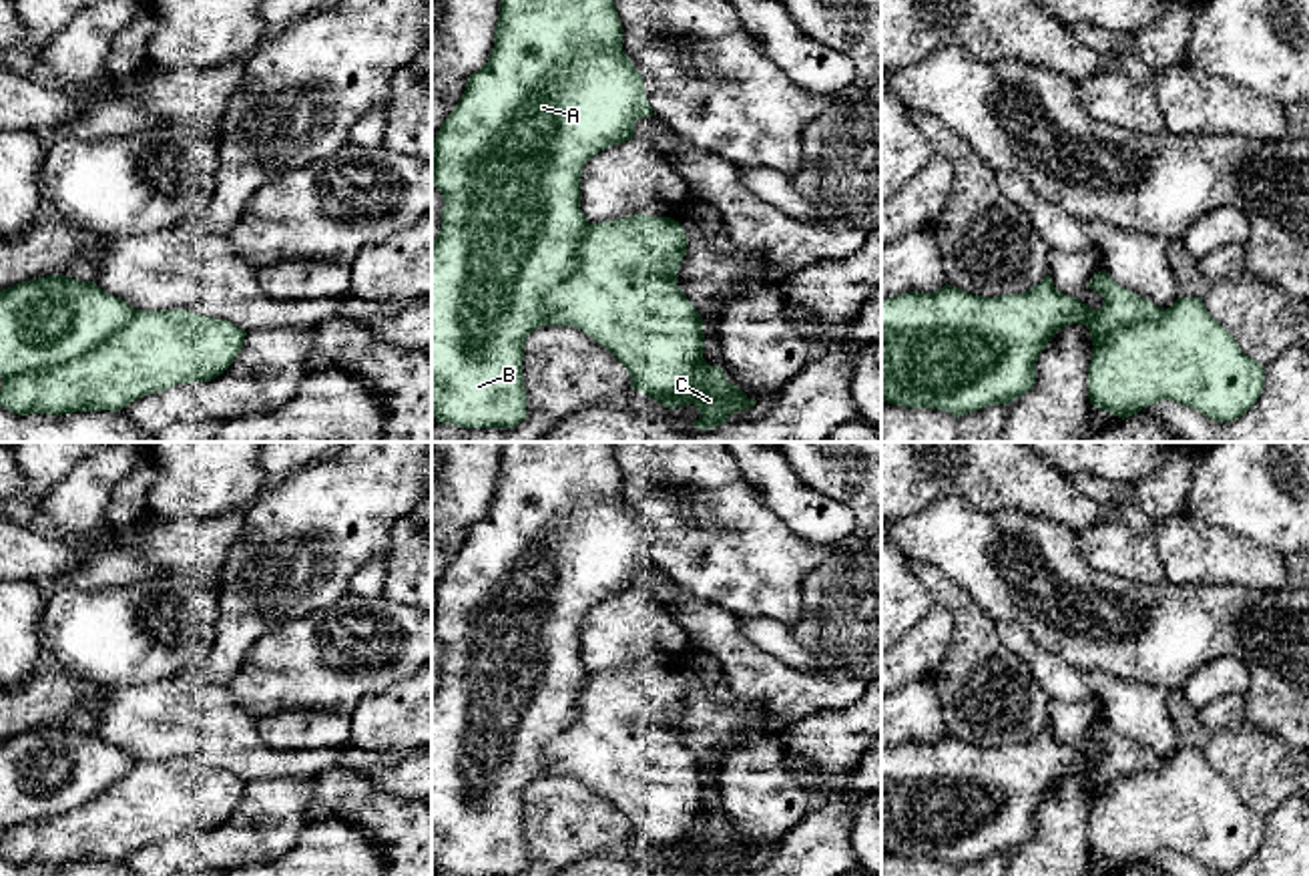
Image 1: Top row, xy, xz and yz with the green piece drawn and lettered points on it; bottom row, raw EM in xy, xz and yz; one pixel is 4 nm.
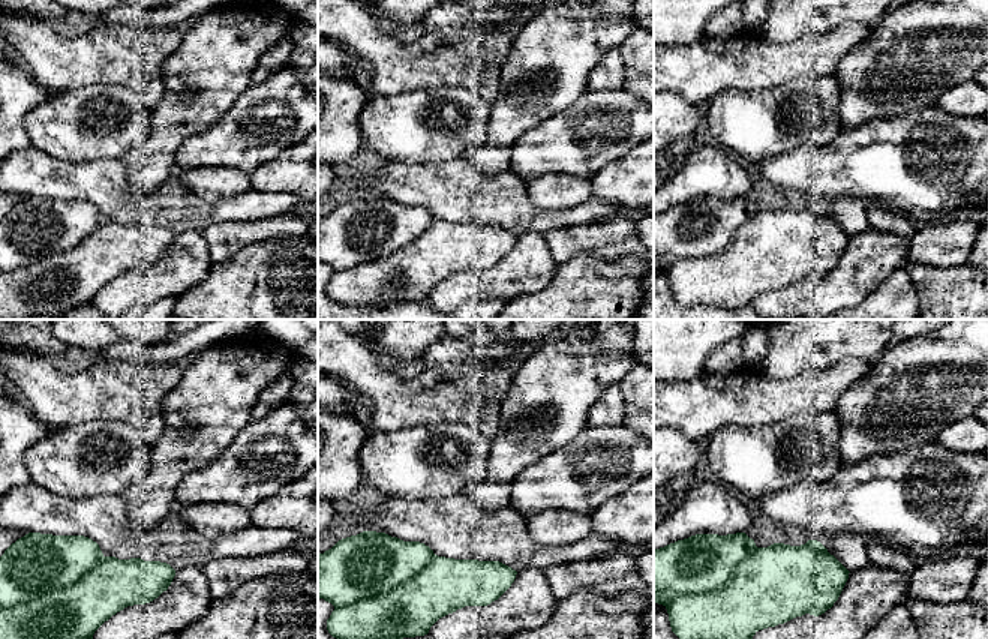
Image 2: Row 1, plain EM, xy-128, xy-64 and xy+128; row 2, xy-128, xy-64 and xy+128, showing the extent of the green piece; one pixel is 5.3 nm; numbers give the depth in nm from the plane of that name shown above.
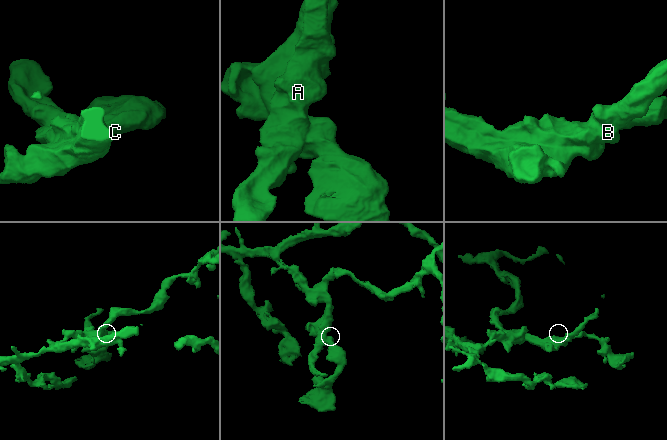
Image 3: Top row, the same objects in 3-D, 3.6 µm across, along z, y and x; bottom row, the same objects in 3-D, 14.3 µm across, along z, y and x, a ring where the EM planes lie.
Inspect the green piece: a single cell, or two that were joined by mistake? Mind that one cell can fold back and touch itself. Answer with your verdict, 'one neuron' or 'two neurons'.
two neurons

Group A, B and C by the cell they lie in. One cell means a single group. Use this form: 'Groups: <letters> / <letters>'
Groups: A B / C

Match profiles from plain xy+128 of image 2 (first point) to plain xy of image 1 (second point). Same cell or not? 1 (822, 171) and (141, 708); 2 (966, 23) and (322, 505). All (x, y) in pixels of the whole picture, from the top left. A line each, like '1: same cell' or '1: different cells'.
1: different cells
2: same cell

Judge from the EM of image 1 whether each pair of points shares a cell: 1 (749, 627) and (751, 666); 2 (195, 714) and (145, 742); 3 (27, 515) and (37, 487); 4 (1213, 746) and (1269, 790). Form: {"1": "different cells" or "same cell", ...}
{"1": "different cells", "2": "same cell", "3": "same cell", "4": "same cell"}

